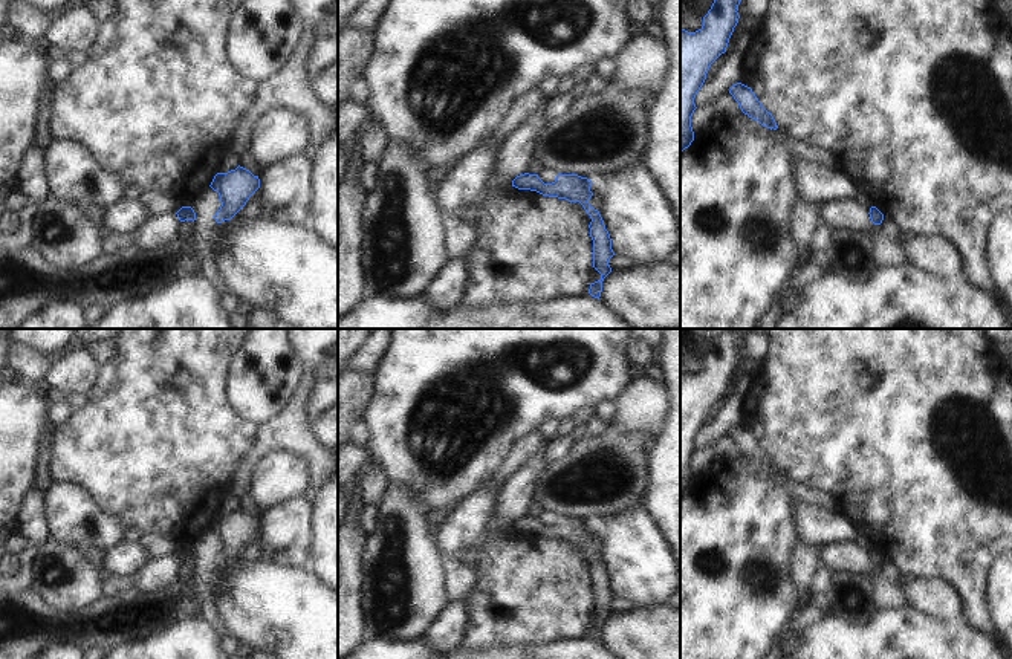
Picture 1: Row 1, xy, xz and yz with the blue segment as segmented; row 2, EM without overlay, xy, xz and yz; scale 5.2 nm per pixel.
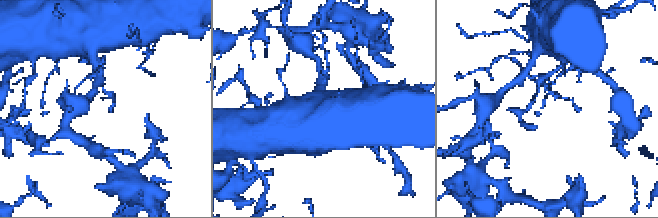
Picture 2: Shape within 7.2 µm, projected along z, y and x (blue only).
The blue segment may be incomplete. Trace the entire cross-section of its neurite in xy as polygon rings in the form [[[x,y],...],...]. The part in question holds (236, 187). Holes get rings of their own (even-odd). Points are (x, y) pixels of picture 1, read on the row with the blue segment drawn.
[[[238,165],[228,173],[217,173],[209,187],[220,196],[222,206],[214,219],[222,223],[231,220],[246,205],[260,188],[260,179]]]

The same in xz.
[[[520,174],[512,180],[512,187],[518,190],[537,191],[543,196],[566,199],[569,202],[579,202],[592,222],[590,237],[593,240],[593,268],[601,274],[601,278],[590,284],[589,294],[599,300],[602,292],[602,281],[611,272],[608,265],[615,255],[611,249],[611,239],[605,229],[604,220],[598,209],[592,208],[589,200],[593,196],[590,191],[592,180],[578,174],[558,174],[552,183],[544,183],[538,174]]]

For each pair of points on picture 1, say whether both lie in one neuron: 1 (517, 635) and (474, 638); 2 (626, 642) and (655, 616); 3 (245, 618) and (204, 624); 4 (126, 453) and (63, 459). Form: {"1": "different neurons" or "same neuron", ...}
{"1": "same neuron", "2": "same neuron", "3": "different neurons", "4": "same neuron"}

